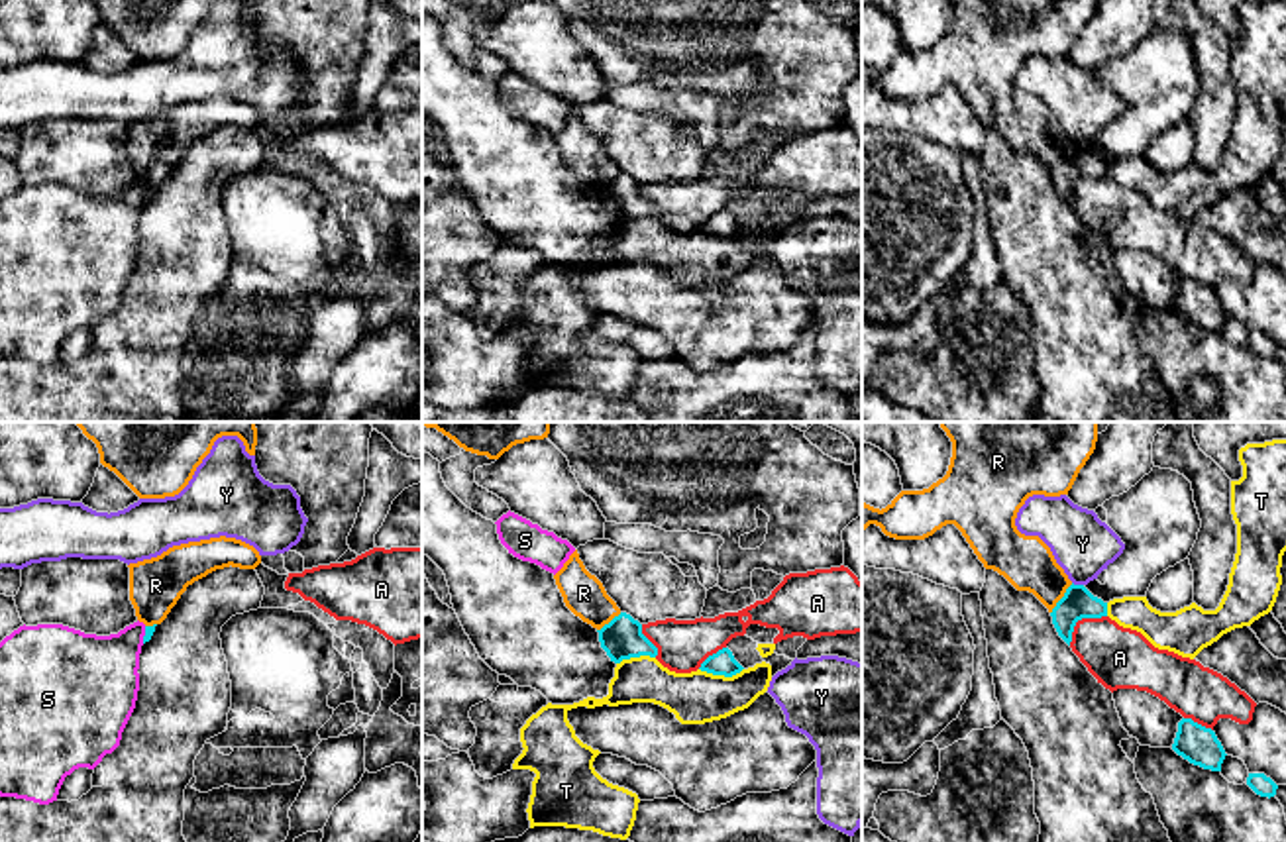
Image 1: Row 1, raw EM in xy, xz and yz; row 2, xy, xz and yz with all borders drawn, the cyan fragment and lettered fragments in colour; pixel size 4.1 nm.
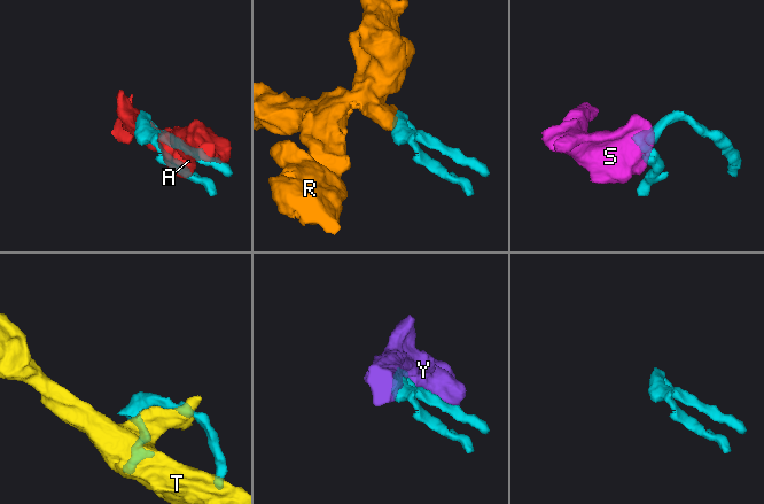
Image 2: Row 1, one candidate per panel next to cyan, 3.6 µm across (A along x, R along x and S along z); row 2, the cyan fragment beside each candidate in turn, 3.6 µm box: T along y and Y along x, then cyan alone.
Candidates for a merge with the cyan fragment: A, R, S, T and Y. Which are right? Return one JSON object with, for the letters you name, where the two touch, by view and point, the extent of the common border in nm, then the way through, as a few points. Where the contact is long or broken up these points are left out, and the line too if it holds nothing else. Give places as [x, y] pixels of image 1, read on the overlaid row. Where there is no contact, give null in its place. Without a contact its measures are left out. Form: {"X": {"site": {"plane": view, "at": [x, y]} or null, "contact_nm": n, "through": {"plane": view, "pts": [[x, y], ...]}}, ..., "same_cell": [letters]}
{"same_cell": []}

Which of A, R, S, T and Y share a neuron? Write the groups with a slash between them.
A / R / S / T / Y

